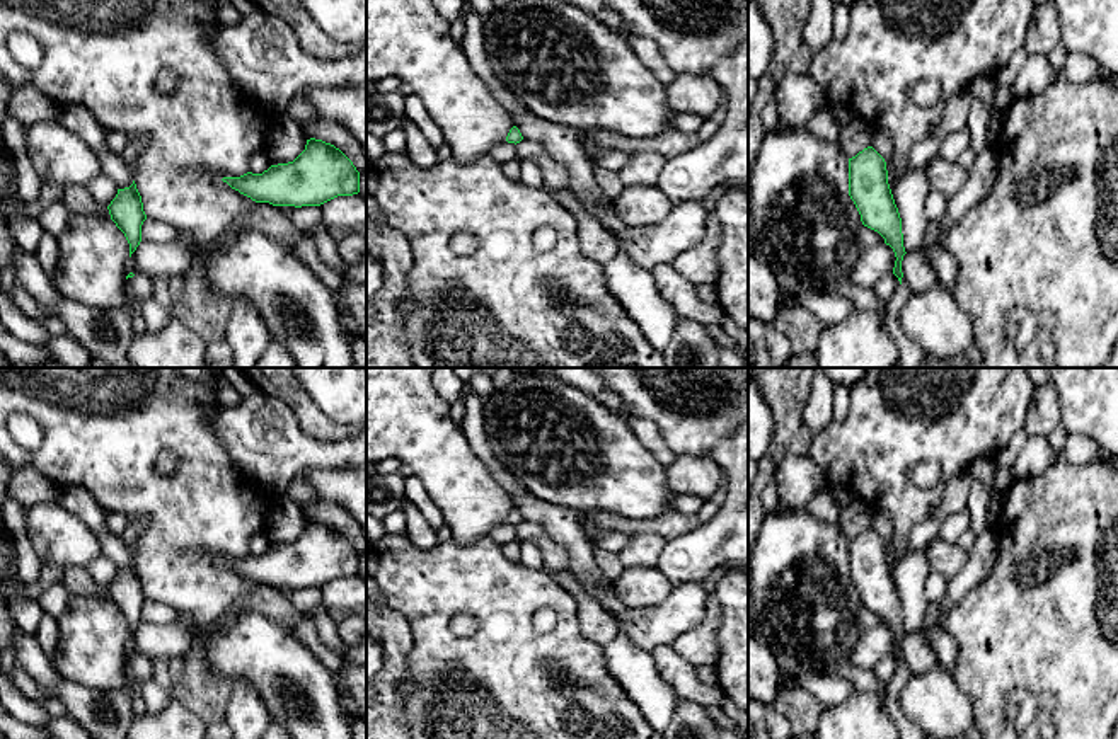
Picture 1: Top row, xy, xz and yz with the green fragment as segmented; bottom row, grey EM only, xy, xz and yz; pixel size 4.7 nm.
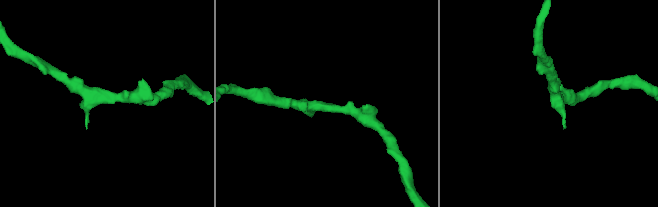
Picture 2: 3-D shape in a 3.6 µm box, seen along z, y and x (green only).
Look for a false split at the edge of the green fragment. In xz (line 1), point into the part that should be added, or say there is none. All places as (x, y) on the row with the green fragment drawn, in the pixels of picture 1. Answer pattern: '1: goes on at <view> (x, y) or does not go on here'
1: does not go on here

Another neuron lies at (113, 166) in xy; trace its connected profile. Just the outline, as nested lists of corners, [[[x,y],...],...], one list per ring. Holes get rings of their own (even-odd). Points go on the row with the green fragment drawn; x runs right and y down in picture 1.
[[[70,104],[60,107],[56,121],[82,138],[99,155],[102,174],[107,175],[118,189],[124,189],[133,184],[133,167],[107,148],[106,129],[85,106]]]

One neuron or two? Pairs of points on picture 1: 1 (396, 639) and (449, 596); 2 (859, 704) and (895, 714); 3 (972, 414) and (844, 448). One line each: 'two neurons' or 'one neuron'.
1: two neurons
2: two neurons
3: one neuron

